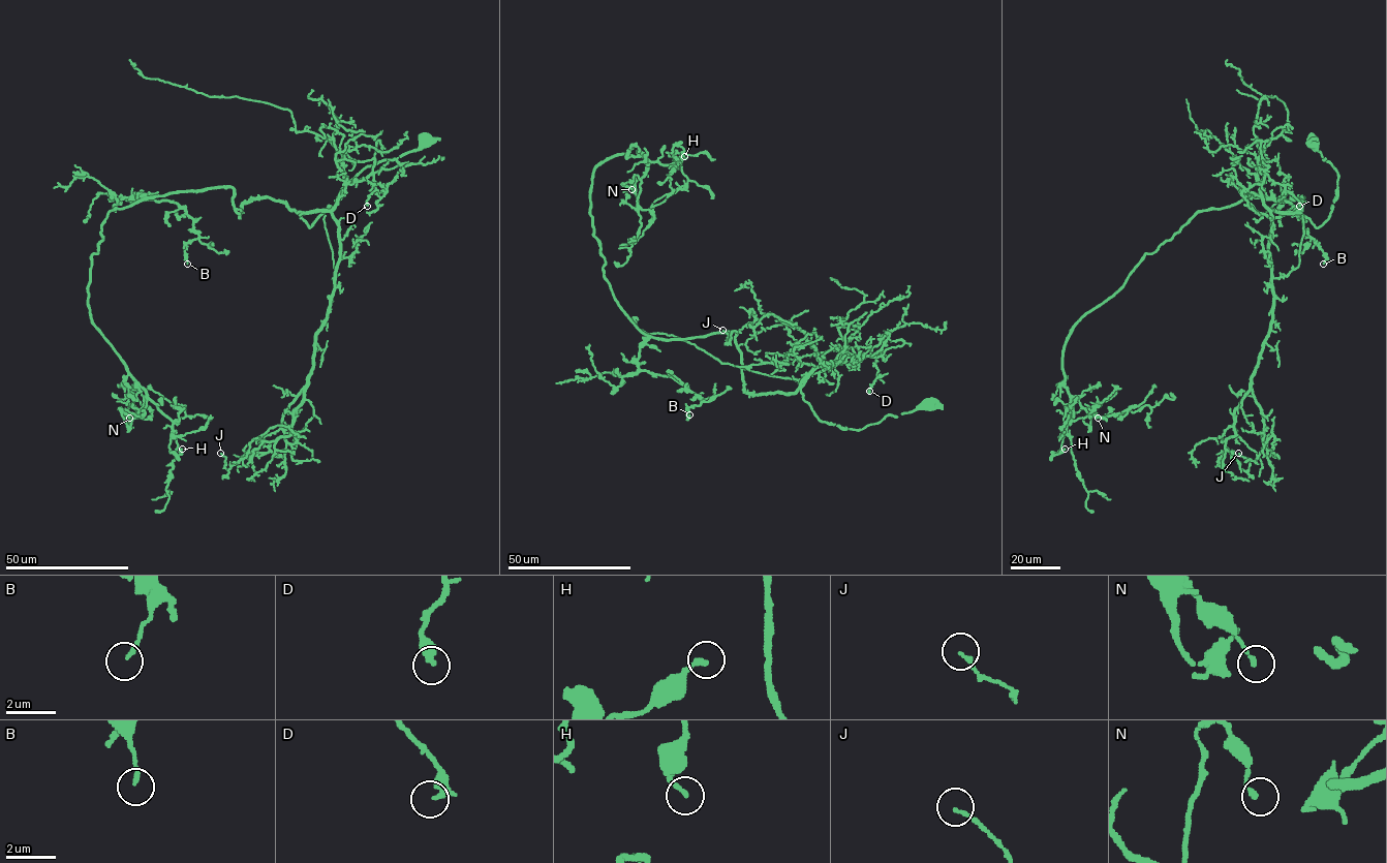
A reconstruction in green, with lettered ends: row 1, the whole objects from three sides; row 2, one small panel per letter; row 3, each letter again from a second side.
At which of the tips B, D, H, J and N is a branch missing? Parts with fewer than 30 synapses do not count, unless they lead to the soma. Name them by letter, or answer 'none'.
none

